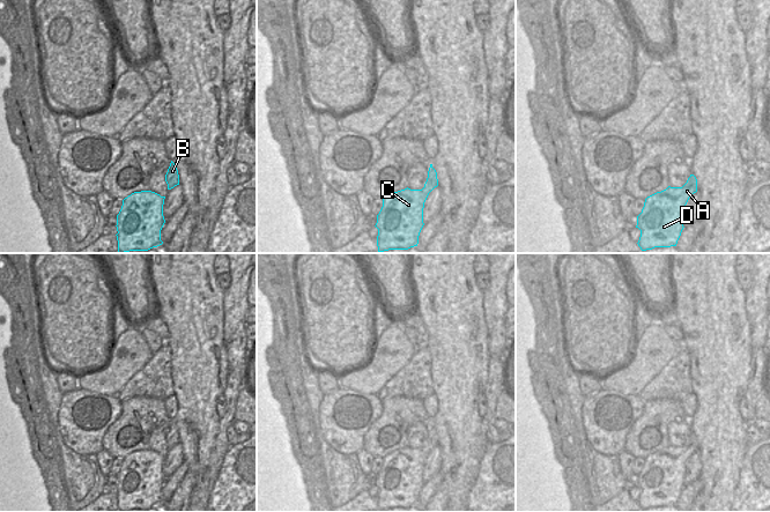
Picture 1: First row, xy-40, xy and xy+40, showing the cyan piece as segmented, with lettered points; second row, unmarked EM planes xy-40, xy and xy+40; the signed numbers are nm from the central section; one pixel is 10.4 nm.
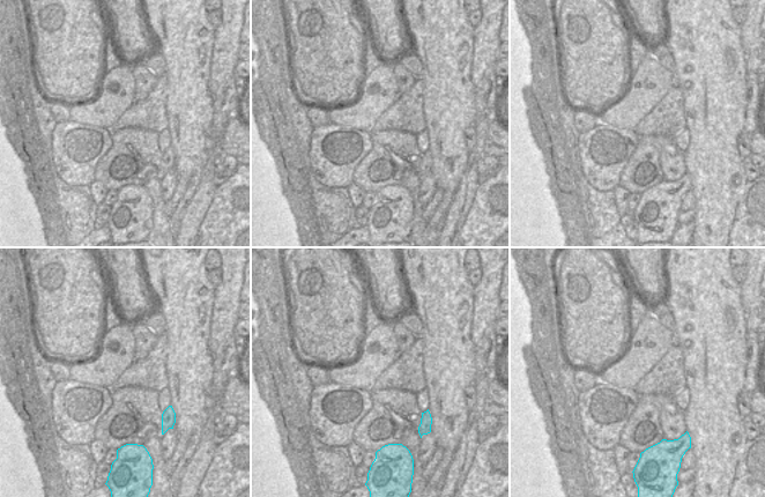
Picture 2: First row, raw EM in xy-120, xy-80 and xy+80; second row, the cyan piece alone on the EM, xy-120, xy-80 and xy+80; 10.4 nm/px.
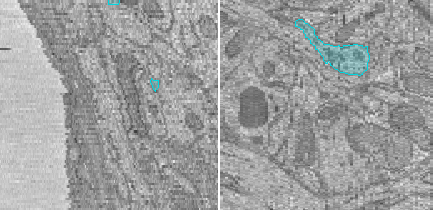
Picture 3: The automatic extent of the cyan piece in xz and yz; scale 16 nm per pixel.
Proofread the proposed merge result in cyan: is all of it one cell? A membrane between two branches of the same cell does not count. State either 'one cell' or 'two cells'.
one cell

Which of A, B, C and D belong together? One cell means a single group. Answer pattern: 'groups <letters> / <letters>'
groups A B C D

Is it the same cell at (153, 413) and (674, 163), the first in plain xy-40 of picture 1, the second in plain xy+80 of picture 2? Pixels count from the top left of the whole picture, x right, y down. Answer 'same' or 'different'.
different

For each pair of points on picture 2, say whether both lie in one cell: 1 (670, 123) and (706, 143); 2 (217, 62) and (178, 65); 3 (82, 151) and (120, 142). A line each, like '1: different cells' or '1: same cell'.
1: different cells
2: different cells
3: different cells

